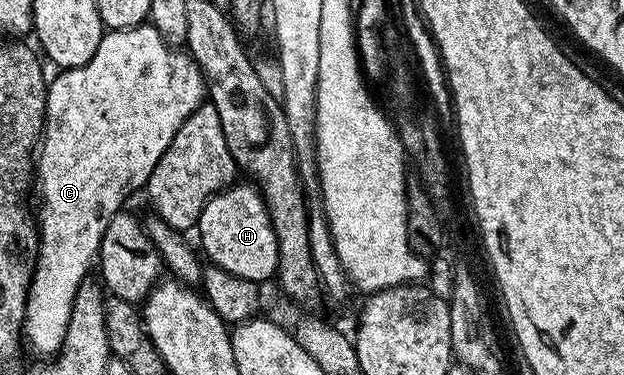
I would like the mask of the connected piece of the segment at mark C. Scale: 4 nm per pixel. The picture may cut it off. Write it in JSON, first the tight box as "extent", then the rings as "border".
{"extent":[24,23,206,355],"border":[[[145,23],[143,25],[136,25],[133,29],[113,29],[111,31],[105,32],[103,39],[98,43],[98,51],[94,51],[92,58],[86,62],[82,67],[77,69],[66,69],[57,72],[57,77],[54,76],[48,82],[48,98],[46,99],[46,115],[44,116],[44,136],[38,146],[38,193],[40,189],[40,209],[38,205],[38,228],[40,231],[40,253],[36,257],[36,270],[32,273],[32,285],[28,288],[28,306],[26,307],[26,315],[24,316],[24,337],[37,349],[40,353],[48,353],[47,355],[55,355],[60,351],[60,345],[64,341],[64,336],[66,335],[66,327],[70,323],[70,315],[72,314],[72,308],[74,307],[74,299],[78,295],[81,285],[85,284],[88,272],[93,272],[94,262],[100,256],[100,244],[102,243],[102,235],[106,235],[106,227],[110,223],[110,219],[114,214],[121,212],[125,208],[124,200],[131,195],[135,189],[143,190],[147,186],[150,175],[154,171],[154,167],[158,163],[158,159],[162,159],[162,155],[170,147],[170,143],[174,139],[174,135],[178,135],[178,127],[182,127],[182,123],[186,123],[186,119],[190,119],[190,115],[193,111],[206,101],[206,86],[204,84],[204,73],[198,67],[198,63],[192,57],[192,54],[185,51],[180,47],[173,47],[164,40],[164,37],[151,23]]]}

